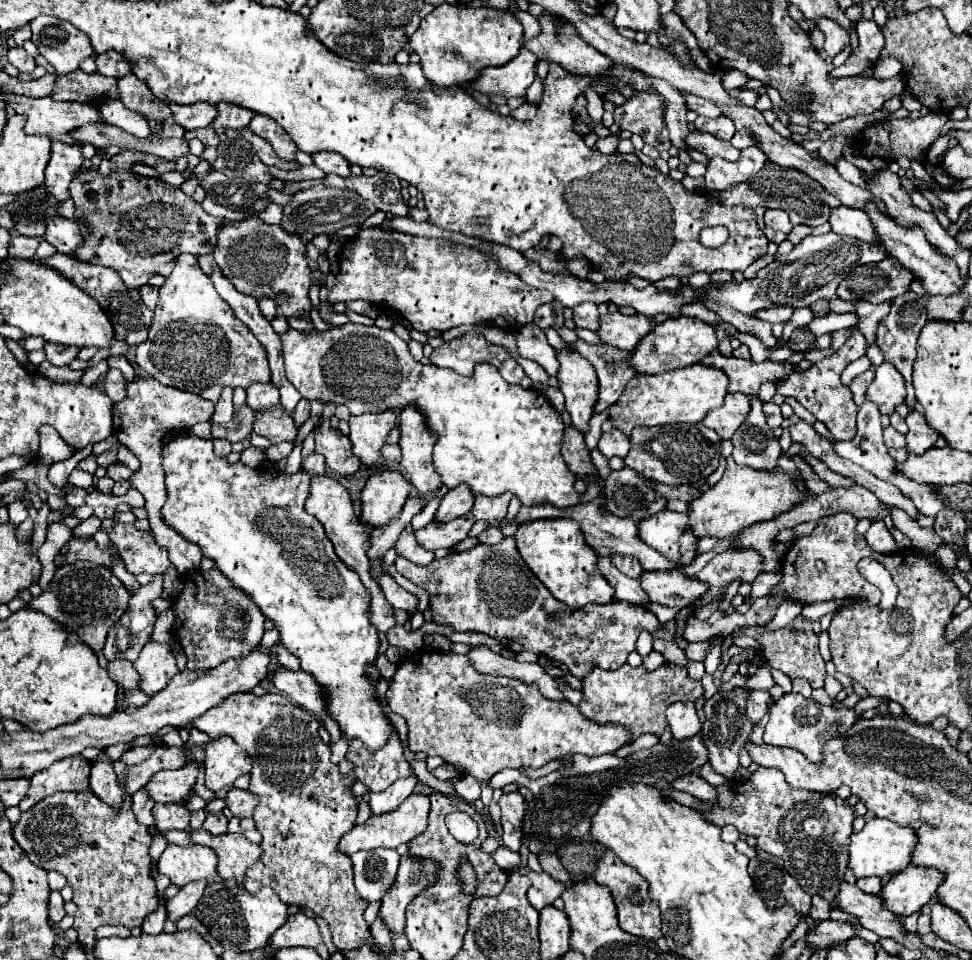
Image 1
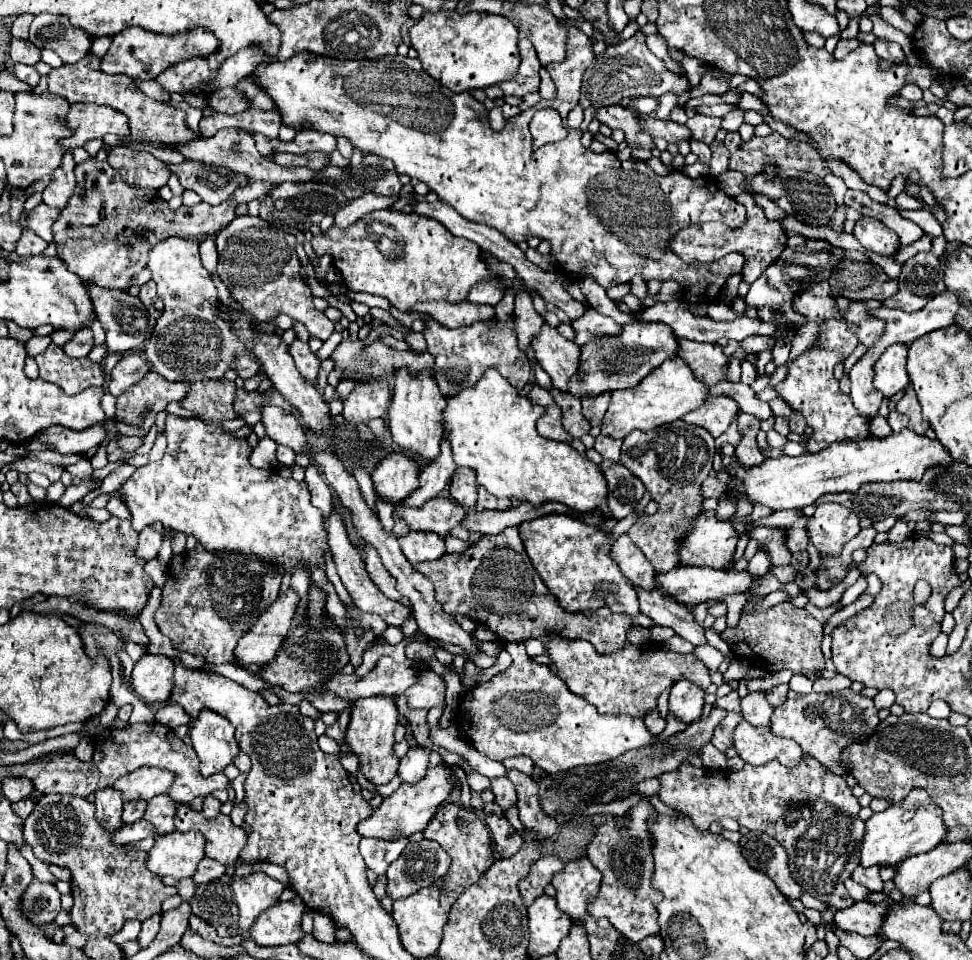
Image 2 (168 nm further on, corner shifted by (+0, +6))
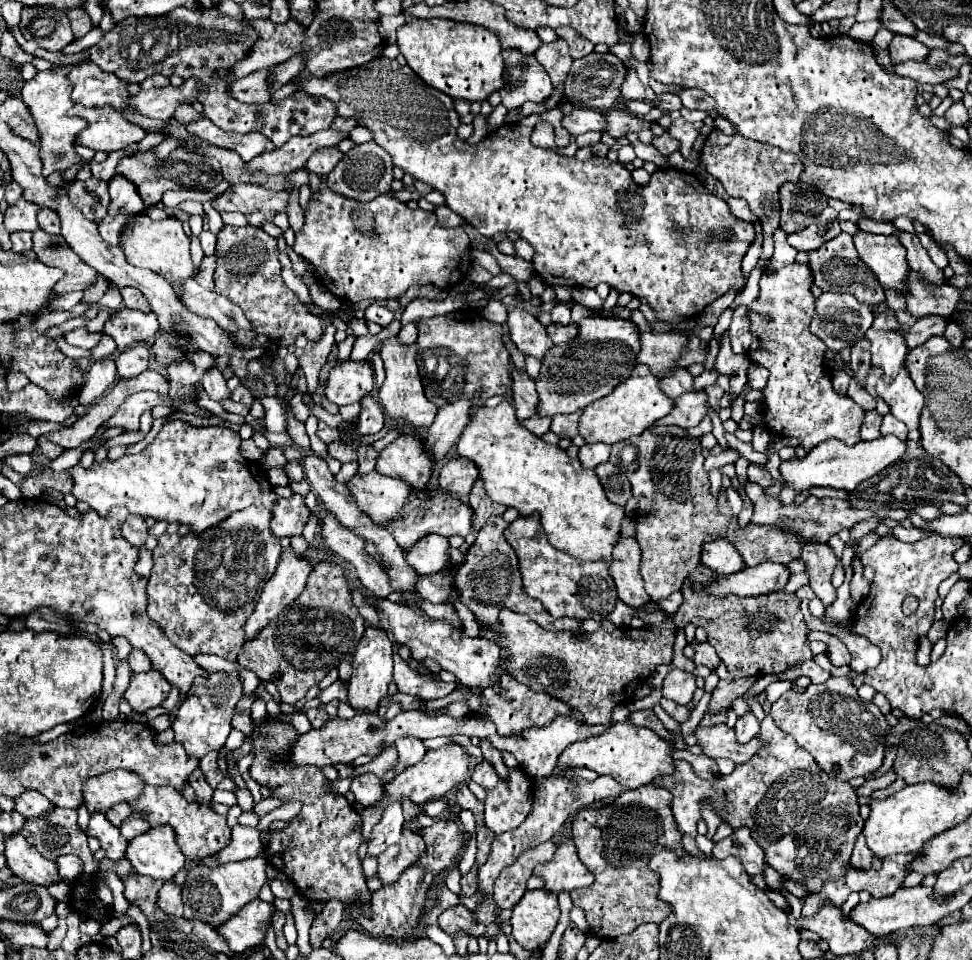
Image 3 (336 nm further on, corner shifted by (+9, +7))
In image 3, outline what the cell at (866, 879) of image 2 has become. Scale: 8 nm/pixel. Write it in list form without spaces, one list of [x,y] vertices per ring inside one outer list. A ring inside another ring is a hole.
[[[861,834],[855,842],[855,848],[853,848],[853,856],[851,856],[851,864],[853,868],[871,868],[871,860],[873,860],[873,852],[869,850],[867,842],[865,842],[865,836]]]

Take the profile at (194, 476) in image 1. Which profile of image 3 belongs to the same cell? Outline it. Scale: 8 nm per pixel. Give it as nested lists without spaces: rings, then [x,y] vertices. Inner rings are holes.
[[[169,420],[139,454],[93,462],[91,468],[83,468],[81,464],[73,466],[69,470],[73,478],[71,494],[87,502],[97,514],[107,514],[113,506],[123,506],[143,518],[151,516],[155,520],[189,524],[195,534],[225,520],[231,512],[261,504],[273,510],[271,530],[275,536],[301,534],[311,514],[303,496],[293,494],[291,498],[279,498],[259,464],[247,462],[239,446],[239,434],[227,428],[197,428],[183,420]]]

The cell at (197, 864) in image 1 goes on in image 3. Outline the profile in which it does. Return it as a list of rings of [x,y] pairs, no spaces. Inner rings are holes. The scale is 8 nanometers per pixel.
[[[155,826],[133,838],[127,858],[137,874],[161,880],[171,880],[185,866],[185,856],[175,842],[171,826]]]

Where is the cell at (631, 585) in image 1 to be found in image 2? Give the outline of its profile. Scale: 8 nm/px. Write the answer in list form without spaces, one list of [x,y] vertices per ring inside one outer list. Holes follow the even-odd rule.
[[[632,585],[632,587],[638,593],[642,615],[652,617],[656,625],[672,627],[680,637],[688,639],[692,645],[706,643],[704,627],[694,621],[694,617],[690,615],[690,611],[684,605],[676,603],[672,597],[662,595],[658,589],[648,591],[648,589],[636,587],[636,585]]]

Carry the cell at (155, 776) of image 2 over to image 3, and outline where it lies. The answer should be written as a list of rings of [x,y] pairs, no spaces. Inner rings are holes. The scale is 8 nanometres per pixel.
[[[115,770],[87,778],[83,784],[83,798],[89,814],[105,812],[117,802],[131,802],[139,798],[143,790],[141,778],[127,770]]]

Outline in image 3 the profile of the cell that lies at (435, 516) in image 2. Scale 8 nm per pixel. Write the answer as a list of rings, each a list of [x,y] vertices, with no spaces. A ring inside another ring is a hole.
[[[379,472],[355,474],[349,482],[345,482],[355,504],[361,512],[365,512],[375,524],[385,524],[393,514],[401,512],[411,486],[399,478],[389,478]]]

